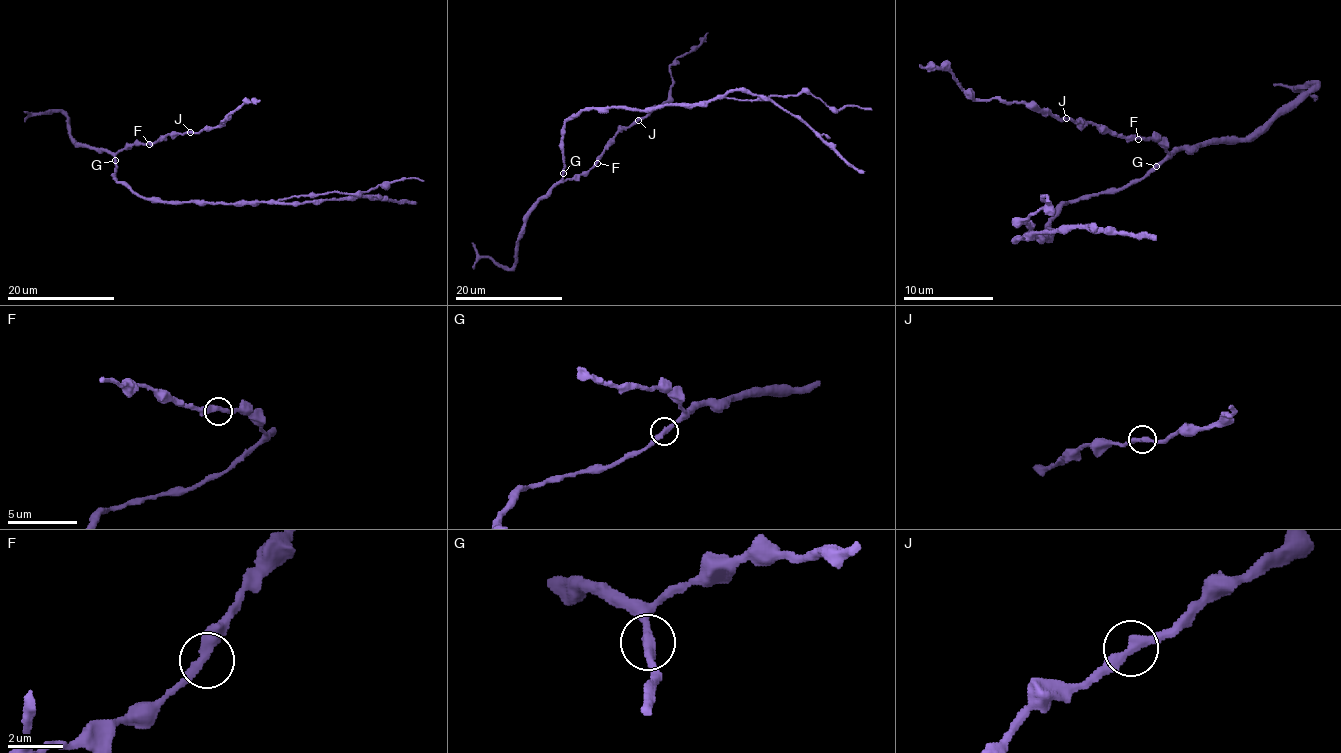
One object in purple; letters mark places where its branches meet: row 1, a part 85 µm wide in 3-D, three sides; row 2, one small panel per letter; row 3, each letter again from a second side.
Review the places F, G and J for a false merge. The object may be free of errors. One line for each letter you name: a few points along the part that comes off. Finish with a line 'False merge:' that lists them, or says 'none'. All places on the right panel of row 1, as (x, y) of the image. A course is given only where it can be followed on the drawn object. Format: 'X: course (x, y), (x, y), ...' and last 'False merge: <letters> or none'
False merge: none

